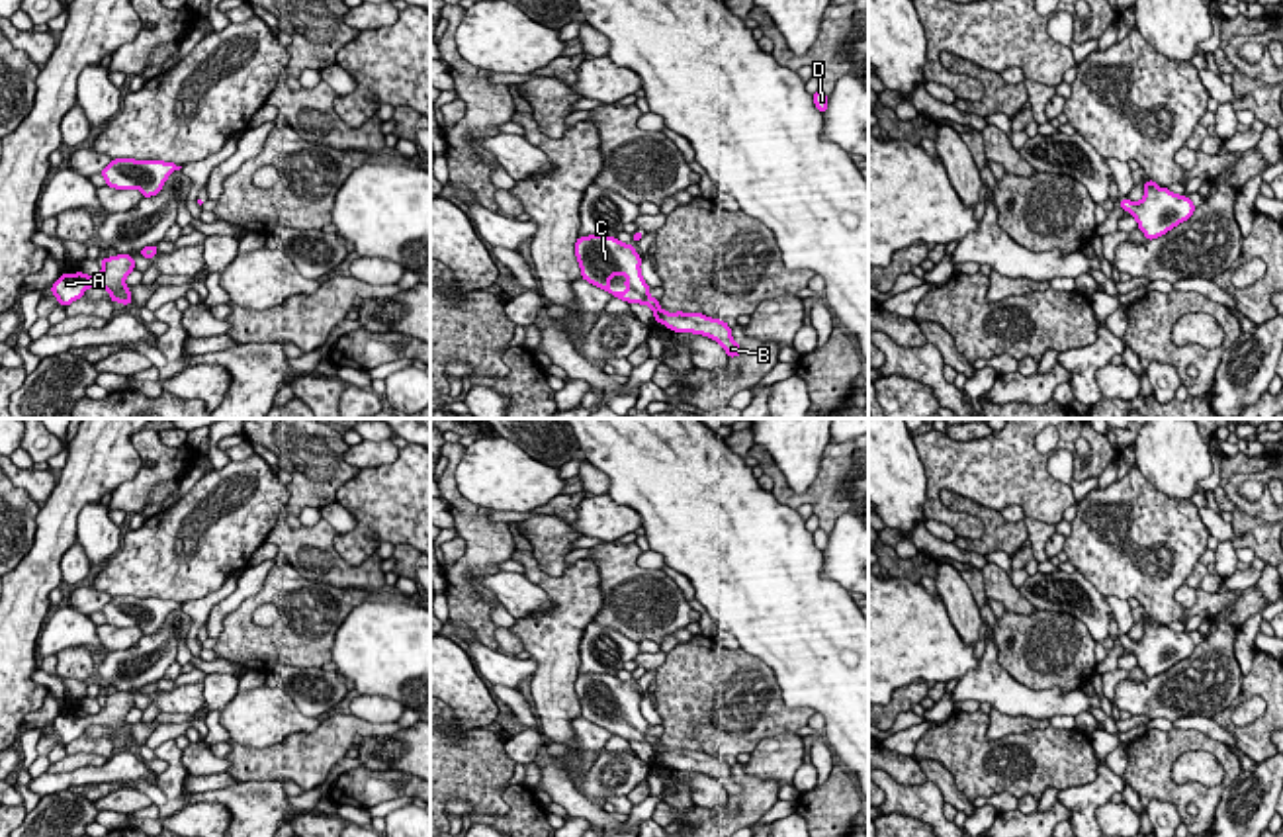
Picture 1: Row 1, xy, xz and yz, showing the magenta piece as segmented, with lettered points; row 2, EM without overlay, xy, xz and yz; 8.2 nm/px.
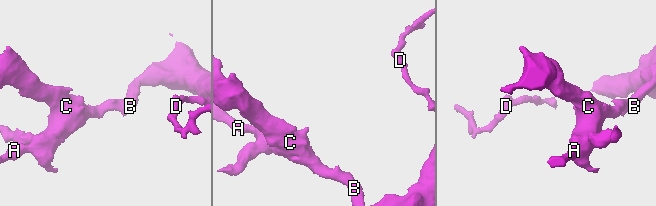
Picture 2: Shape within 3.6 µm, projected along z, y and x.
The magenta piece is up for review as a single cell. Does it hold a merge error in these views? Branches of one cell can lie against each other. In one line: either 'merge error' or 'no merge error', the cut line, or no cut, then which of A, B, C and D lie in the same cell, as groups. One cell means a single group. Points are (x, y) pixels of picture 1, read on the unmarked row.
no merge error; no cut; A B C D

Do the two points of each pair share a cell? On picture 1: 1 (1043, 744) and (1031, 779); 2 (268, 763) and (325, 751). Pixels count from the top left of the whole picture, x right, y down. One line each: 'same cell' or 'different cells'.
1: same cell
2: same cell

